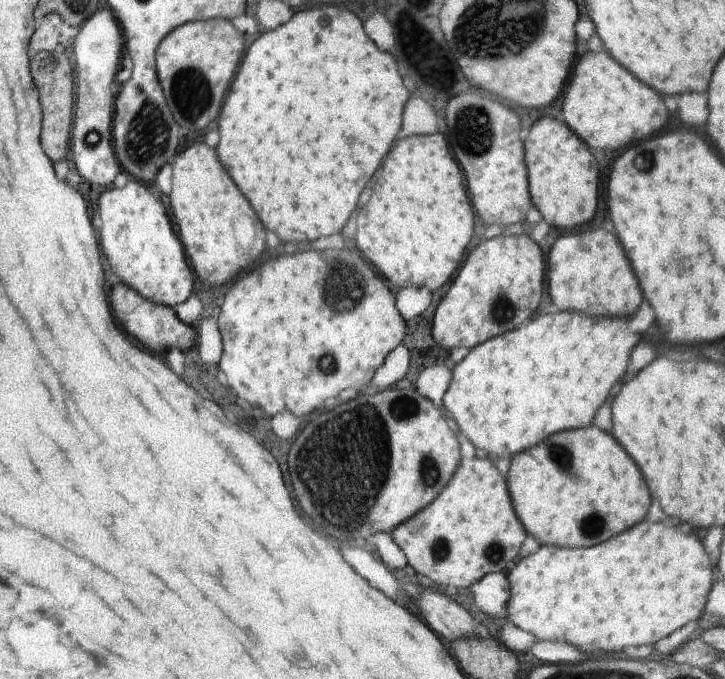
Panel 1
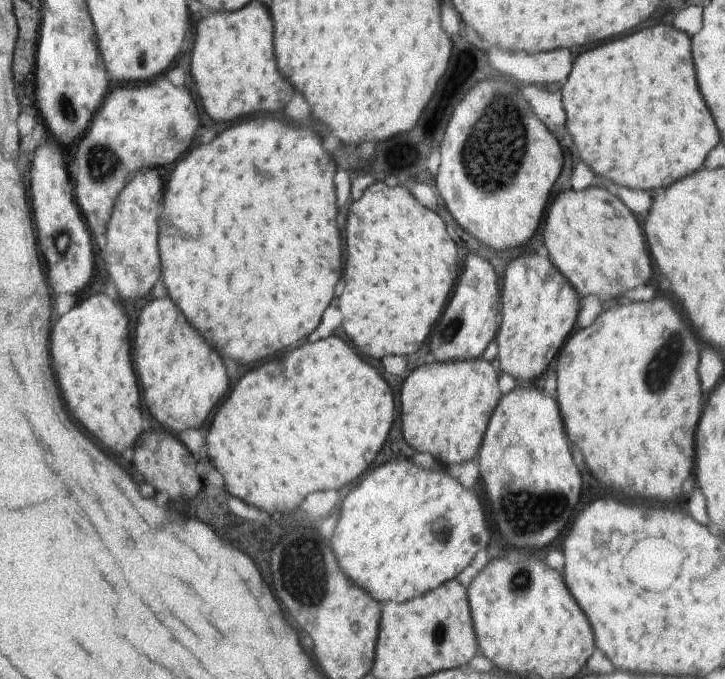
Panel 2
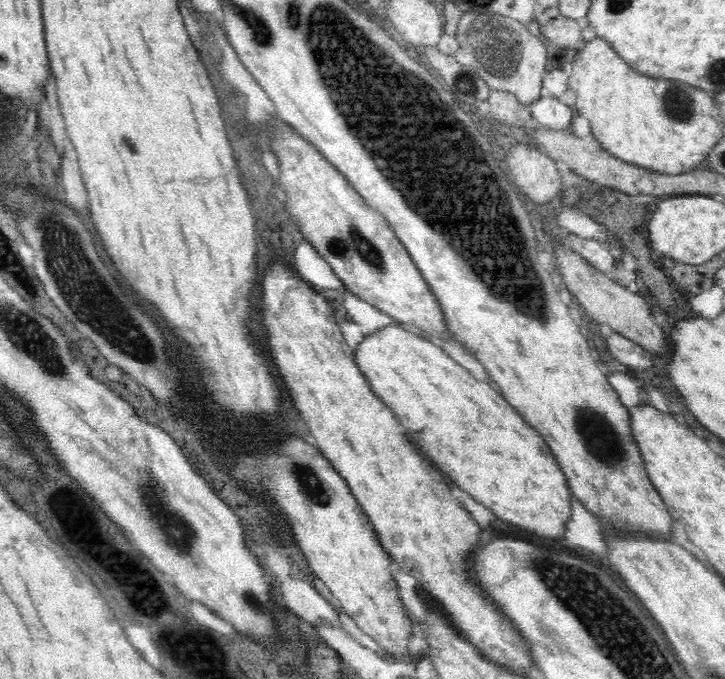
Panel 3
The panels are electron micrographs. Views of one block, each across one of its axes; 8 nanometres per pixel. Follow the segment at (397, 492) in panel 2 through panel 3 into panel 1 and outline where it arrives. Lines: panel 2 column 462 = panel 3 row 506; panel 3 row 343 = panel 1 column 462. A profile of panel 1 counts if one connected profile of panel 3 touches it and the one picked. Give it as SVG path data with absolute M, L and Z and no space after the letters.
M562 311L544 314L544 316L535 314L526 324L520 325L518 328L514 328L514 330L509 330L505 334L495 336L479 344L477 347L471 348L470 352L456 366L451 368L452 380L450 380L450 386L448 386L448 390L446 390L444 398L442 398L440 408L442 408L444 416L447 416L452 422L456 432L462 432L462 436L466 436L466 439L480 453L488 455L491 459L495 456L511 459L513 456L526 452L528 448L534 448L536 444L540 444L548 436L558 434L558 432L566 432L566 430L592 426L596 411L606 400L612 397L612 392L616 390L619 383L626 376L630 352L638 344L638 340L640 340L638 334L634 334L634 332L628 330L628 320L626 318L596 318L596 316L586 316L586 314L580 314L580 312Z

